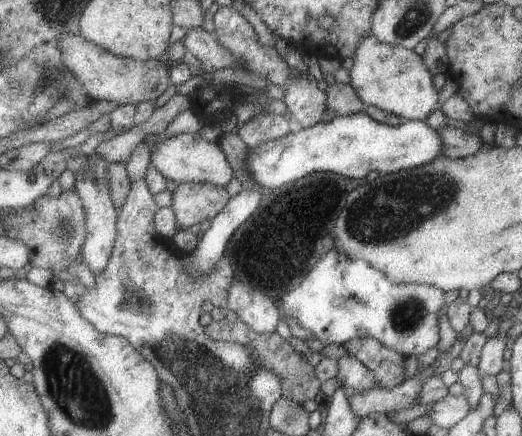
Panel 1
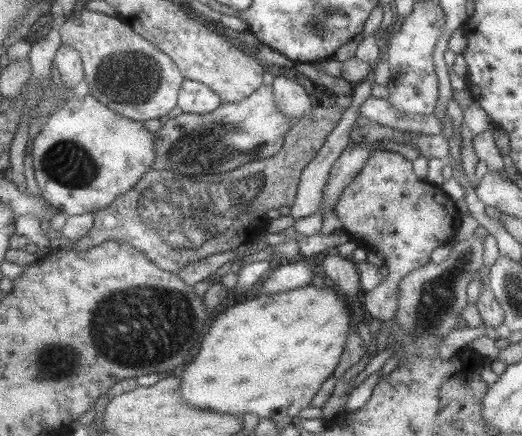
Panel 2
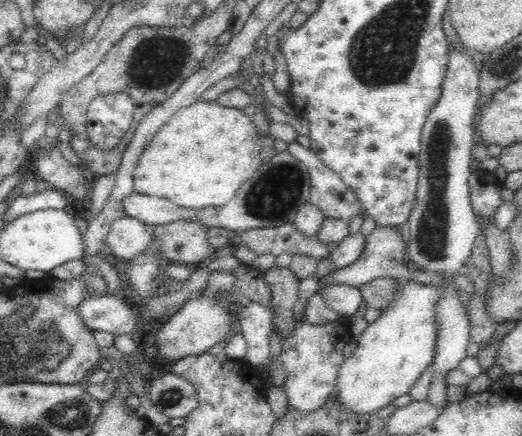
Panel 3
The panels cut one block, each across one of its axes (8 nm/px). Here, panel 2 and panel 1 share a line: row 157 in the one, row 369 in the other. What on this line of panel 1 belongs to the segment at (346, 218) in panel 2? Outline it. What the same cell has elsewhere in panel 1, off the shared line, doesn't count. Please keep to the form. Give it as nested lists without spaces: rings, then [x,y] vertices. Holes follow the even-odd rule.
[[[354,338],[344,344],[348,356],[359,360],[374,374],[378,388],[392,390],[405,380],[406,358],[374,338]]]

